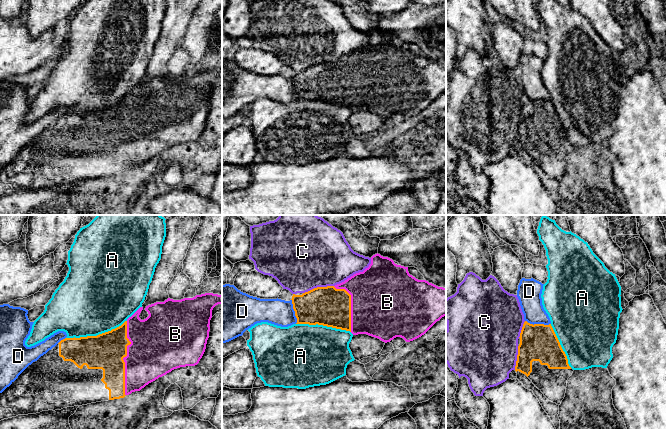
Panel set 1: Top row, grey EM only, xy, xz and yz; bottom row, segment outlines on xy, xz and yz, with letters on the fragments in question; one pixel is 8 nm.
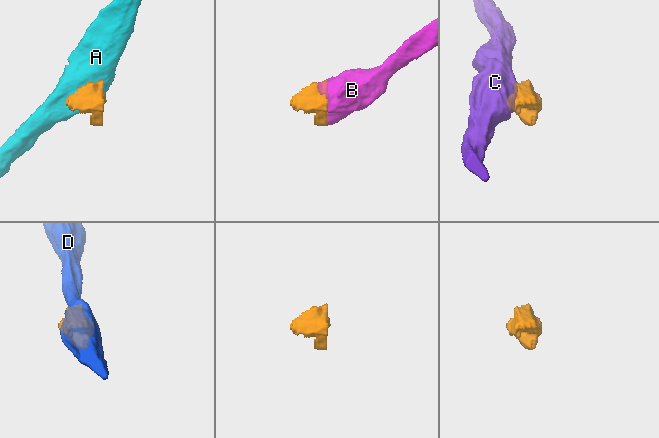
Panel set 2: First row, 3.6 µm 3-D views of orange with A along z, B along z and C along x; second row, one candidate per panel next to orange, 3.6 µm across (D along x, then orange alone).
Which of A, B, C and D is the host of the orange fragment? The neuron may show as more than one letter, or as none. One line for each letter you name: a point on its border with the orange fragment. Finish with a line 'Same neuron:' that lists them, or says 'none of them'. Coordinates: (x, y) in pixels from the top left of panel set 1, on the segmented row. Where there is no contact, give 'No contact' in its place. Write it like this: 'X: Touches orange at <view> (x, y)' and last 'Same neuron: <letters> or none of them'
B: Touches orange at xy (123, 357)
Same neuron: B

